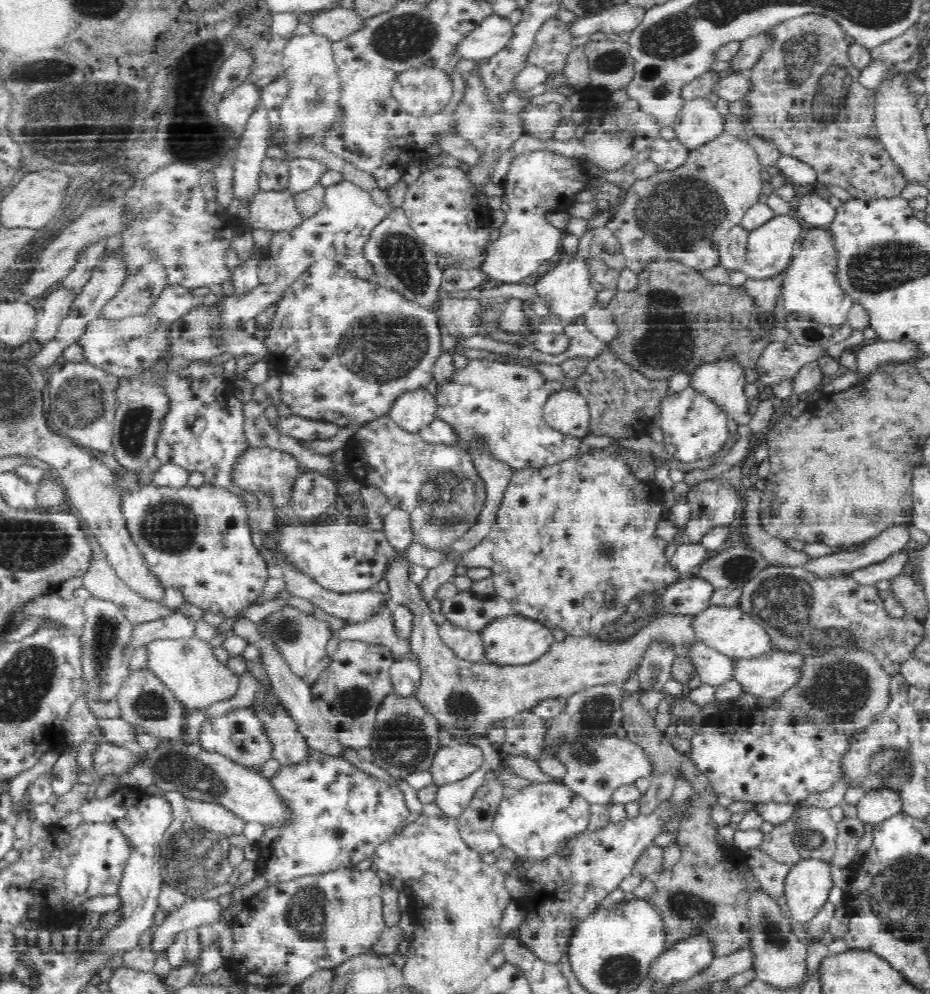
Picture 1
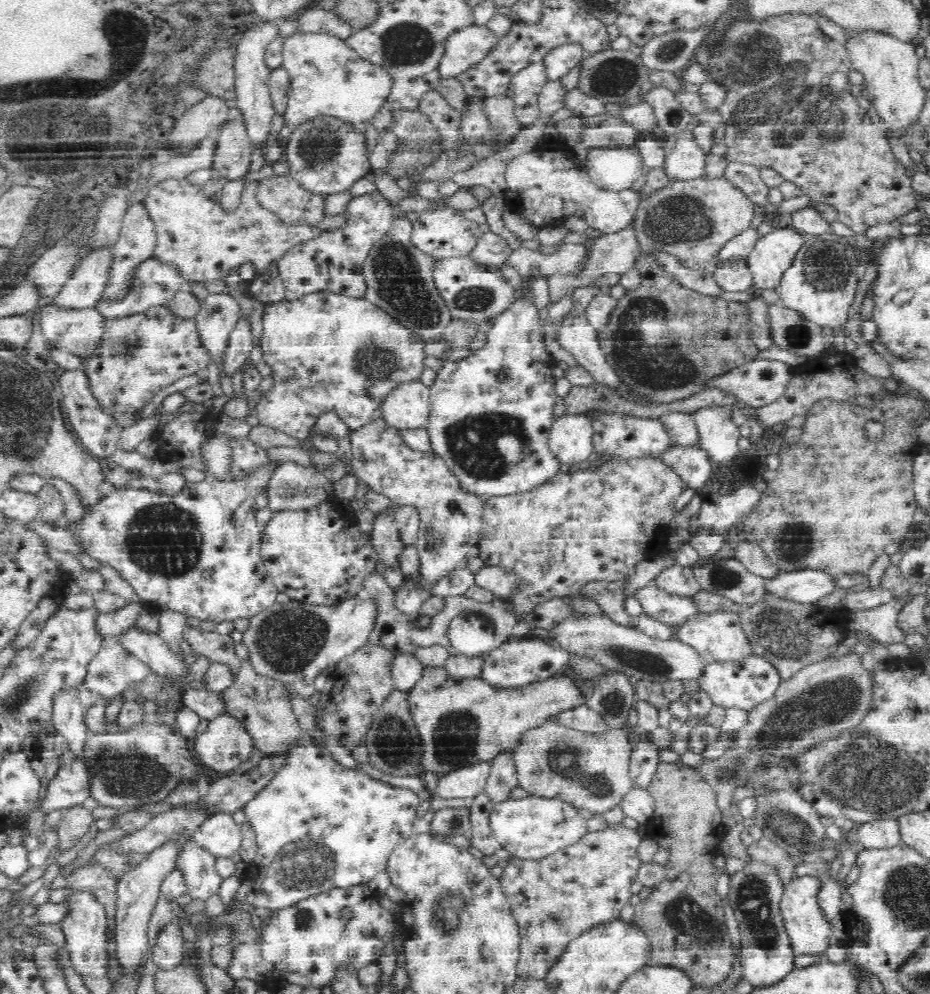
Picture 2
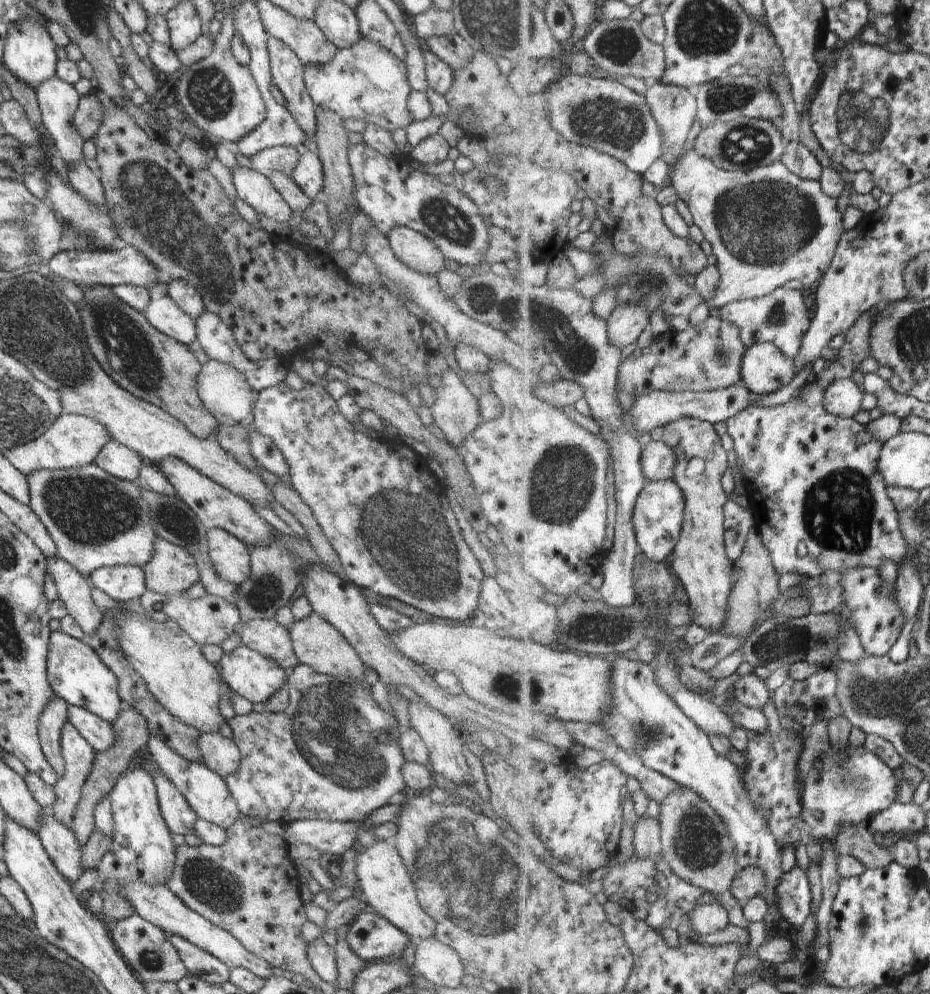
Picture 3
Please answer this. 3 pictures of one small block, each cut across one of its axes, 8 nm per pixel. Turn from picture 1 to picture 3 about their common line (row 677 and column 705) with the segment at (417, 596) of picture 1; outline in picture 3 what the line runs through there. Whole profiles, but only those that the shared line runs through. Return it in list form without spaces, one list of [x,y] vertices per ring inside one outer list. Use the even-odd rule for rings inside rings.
[[[693,417],[679,419],[665,427],[665,442],[676,450],[679,457],[677,474],[674,479],[684,490],[687,497],[687,512],[685,514],[685,531],[681,537],[677,552],[673,555],[670,564],[682,580],[692,608],[695,610],[695,624],[710,631],[722,632],[727,626],[731,597],[738,582],[735,576],[735,563],[730,559],[726,545],[725,509],[733,495],[726,494],[722,477],[730,468],[728,450],[722,446],[722,434],[716,430],[716,426],[709,421],[702,421]],[[696,457],[701,457],[707,464],[707,469],[698,476],[688,476],[688,466]]]

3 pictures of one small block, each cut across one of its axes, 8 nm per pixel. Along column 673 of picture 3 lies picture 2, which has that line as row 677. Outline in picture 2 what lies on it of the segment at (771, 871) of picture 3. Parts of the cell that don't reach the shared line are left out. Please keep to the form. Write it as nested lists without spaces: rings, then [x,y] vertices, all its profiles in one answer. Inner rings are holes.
[[[751,655],[743,660],[705,663],[696,684],[700,688],[699,692],[708,696],[714,707],[720,708],[724,712],[738,709],[748,714],[758,704],[774,697],[781,681],[774,666],[765,659]]]

